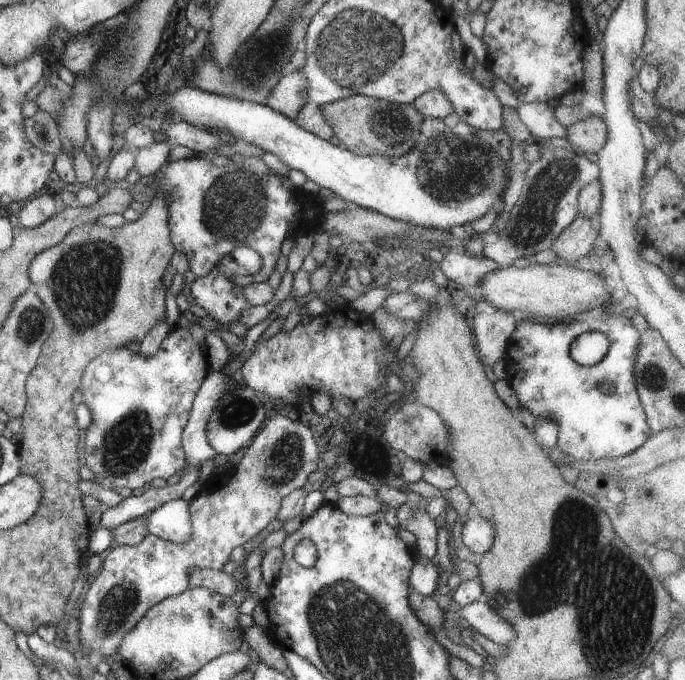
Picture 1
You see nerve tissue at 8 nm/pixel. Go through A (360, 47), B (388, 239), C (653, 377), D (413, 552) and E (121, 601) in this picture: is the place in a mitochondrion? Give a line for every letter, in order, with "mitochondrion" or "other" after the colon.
A: mitochondrion
B: other
C: mitochondrion
D: other
E: mitochondrion

